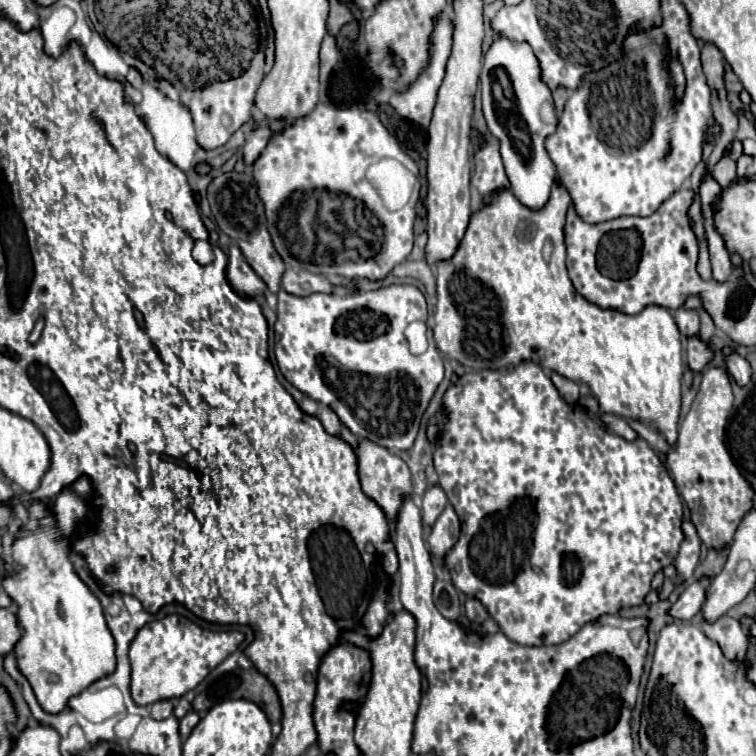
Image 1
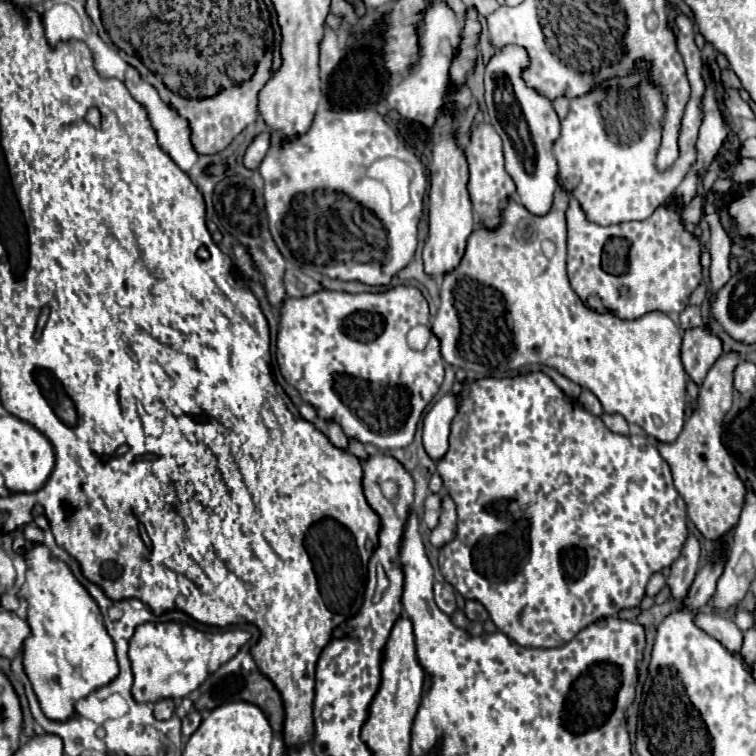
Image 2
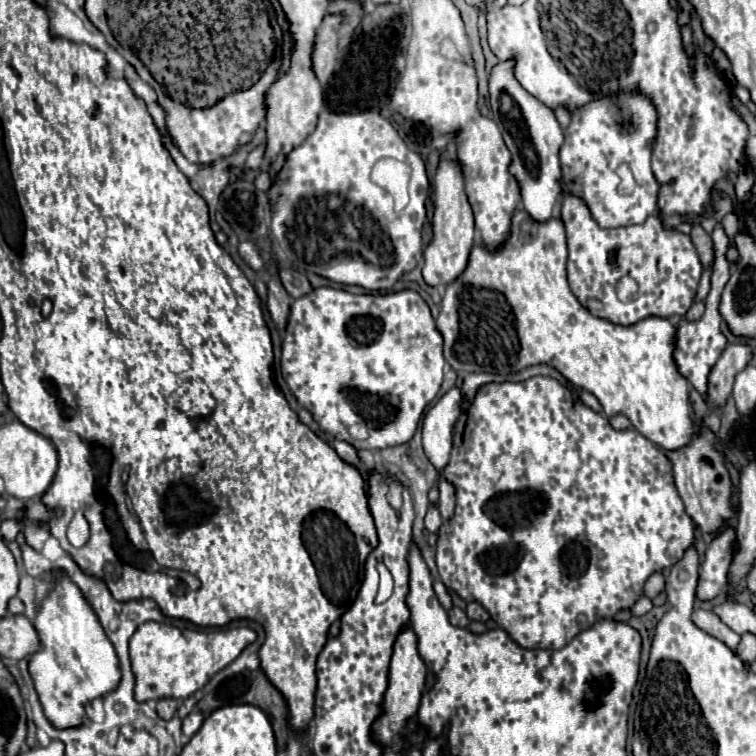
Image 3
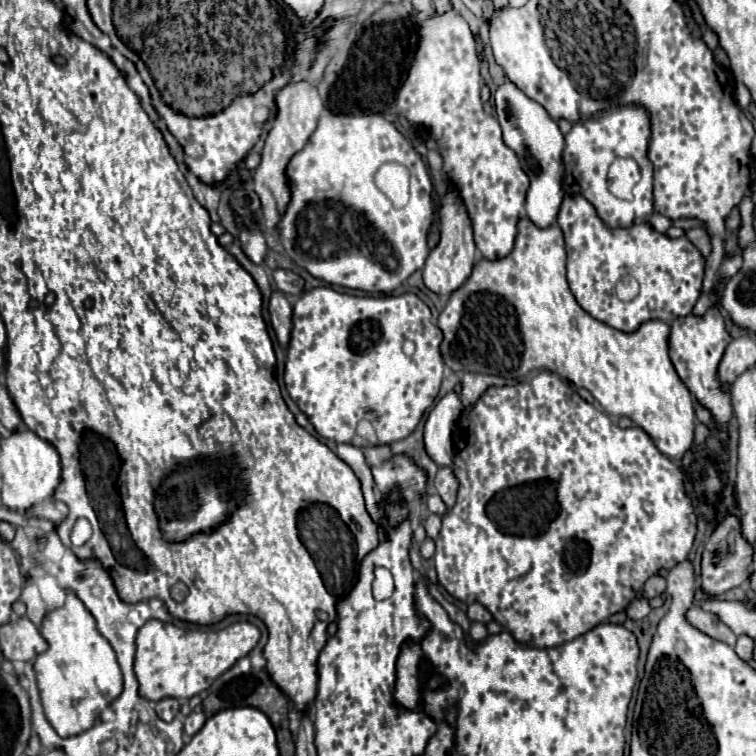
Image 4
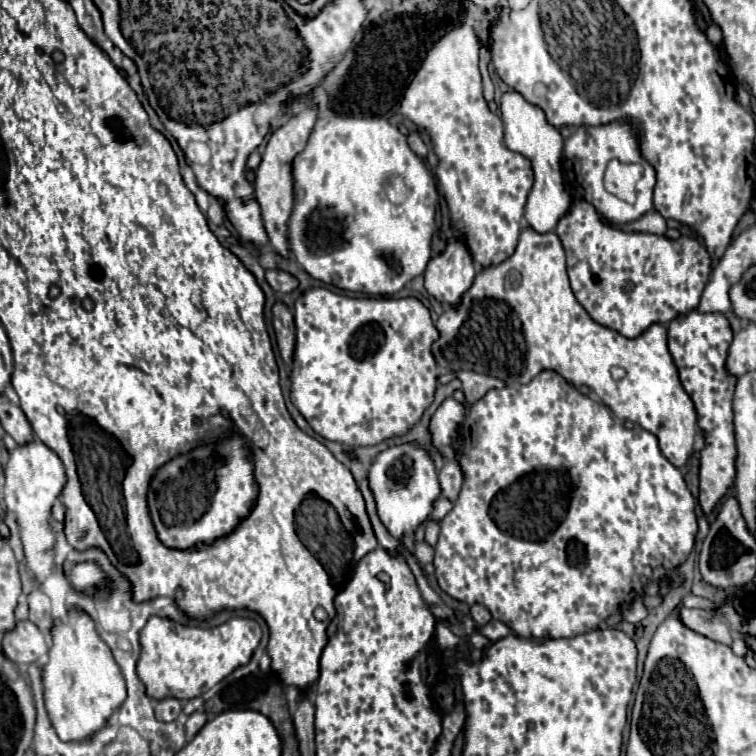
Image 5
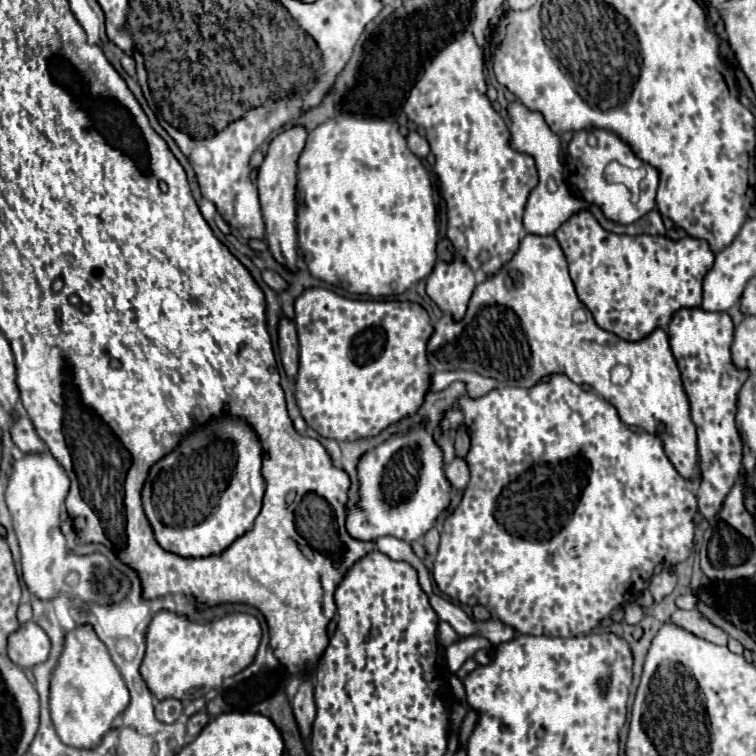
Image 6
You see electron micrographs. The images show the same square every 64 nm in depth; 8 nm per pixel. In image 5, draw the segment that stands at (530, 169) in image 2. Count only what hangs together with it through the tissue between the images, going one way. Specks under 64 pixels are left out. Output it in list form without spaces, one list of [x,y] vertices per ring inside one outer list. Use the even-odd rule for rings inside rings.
[[[518,92],[504,94],[500,110],[502,110],[502,120],[504,120],[504,142],[506,142],[506,146],[510,150],[526,156],[534,168],[534,186],[528,194],[526,212],[524,212],[526,224],[540,234],[552,232],[556,228],[556,224],[560,222],[560,218],[566,216],[570,206],[572,206],[572,198],[566,192],[564,178],[562,178],[564,140],[562,140],[560,132],[546,122],[544,112],[540,108],[528,104]]]

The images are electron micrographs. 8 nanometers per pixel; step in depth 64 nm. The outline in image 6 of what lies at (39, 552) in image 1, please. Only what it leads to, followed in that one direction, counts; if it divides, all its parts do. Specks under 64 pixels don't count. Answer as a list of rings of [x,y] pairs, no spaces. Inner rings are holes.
[[[88,626],[66,634],[64,652],[52,674],[50,684],[50,714],[60,740],[68,746],[92,750],[114,728],[114,720],[124,714],[130,704],[130,694],[112,662],[106,646]]]

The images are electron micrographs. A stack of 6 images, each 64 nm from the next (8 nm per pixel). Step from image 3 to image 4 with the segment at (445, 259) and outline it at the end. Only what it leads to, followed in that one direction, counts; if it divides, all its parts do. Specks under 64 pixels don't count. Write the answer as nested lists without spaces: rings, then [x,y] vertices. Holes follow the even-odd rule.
[[[446,192],[444,204],[440,208],[440,224],[442,224],[440,244],[430,252],[422,274],[424,274],[424,284],[428,290],[432,290],[434,294],[440,294],[440,296],[450,296],[470,278],[474,264],[478,260],[478,250],[472,240],[470,218],[456,192]]]

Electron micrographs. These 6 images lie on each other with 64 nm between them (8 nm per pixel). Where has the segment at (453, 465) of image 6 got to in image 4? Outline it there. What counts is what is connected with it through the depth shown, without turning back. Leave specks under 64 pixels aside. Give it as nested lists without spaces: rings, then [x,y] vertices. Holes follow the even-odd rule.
[[[444,466],[438,470],[436,486],[438,486],[438,494],[442,496],[446,506],[454,506],[456,494],[458,494],[458,480],[456,480],[454,470],[450,466]]]

